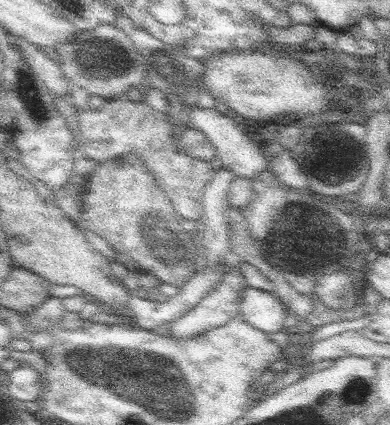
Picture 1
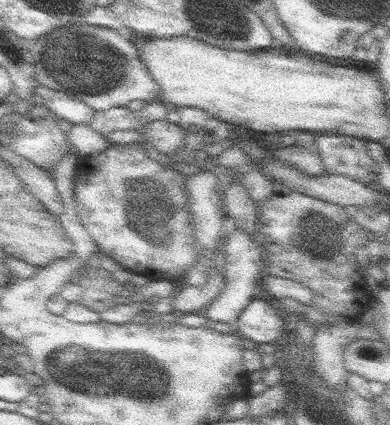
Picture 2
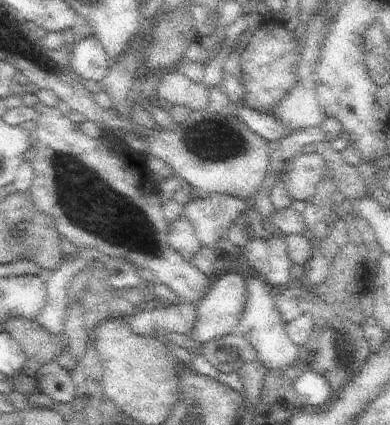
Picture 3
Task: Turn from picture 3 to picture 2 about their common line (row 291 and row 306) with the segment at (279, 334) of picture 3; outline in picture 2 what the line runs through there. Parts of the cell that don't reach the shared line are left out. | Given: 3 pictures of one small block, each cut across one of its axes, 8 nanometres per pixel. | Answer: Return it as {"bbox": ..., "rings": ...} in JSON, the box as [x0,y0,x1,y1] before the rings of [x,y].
{"bbox":[235,298,287,346],"rings":[[[253,298],[249,306],[239,314],[235,328],[257,346],[279,342],[287,330],[285,316],[279,312],[279,306],[271,306],[261,298]]]}

